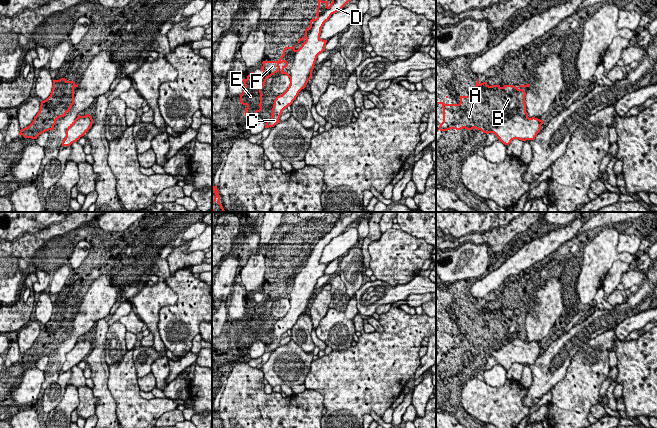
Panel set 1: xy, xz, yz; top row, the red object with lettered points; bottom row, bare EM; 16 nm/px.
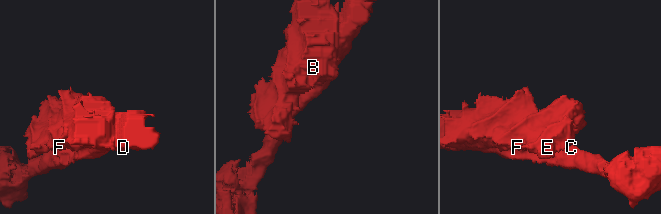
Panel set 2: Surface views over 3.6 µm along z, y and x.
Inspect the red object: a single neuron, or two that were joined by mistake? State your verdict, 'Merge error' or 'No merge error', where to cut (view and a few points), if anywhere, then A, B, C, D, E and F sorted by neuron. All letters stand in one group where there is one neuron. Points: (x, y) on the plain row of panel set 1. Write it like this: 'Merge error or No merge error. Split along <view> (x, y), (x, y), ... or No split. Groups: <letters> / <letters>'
No merge error. No split. Groups: A B C D E F

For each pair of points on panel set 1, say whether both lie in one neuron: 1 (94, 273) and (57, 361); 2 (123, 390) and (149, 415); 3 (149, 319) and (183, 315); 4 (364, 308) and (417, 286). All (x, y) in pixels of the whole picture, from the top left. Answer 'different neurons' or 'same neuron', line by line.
1: same neuron
2: same neuron
3: different neurons
4: same neuron

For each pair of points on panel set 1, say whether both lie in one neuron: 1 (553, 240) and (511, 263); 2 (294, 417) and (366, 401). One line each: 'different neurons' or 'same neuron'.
1: same neuron
2: different neurons

